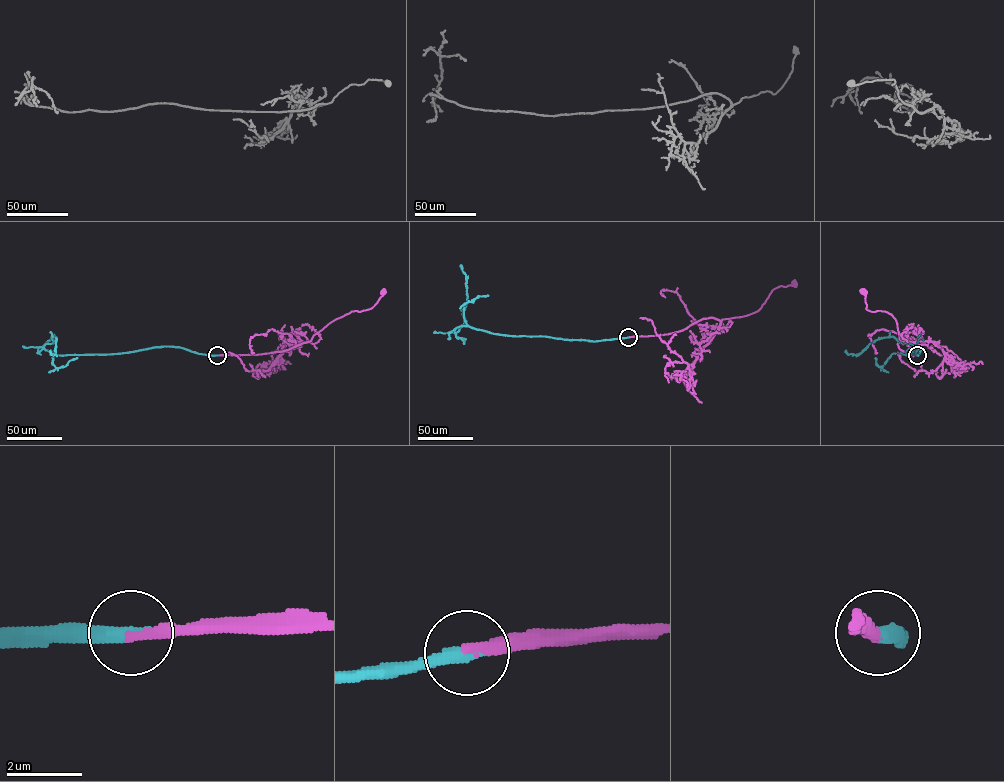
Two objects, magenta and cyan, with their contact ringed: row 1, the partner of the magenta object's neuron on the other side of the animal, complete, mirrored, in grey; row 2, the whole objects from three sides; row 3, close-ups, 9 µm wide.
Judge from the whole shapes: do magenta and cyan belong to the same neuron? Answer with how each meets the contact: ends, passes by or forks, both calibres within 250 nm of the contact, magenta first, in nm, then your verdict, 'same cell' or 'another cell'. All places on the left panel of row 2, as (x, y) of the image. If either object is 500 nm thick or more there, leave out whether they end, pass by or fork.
magenta ends; cyan ends; calibres 300 and 360 nm; same cell

